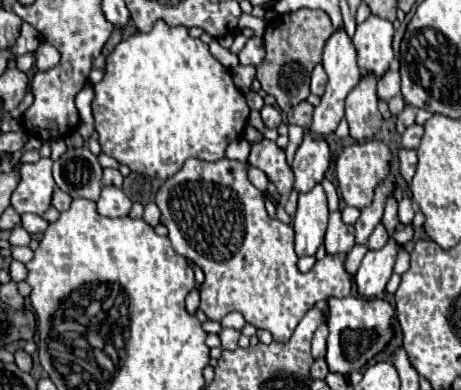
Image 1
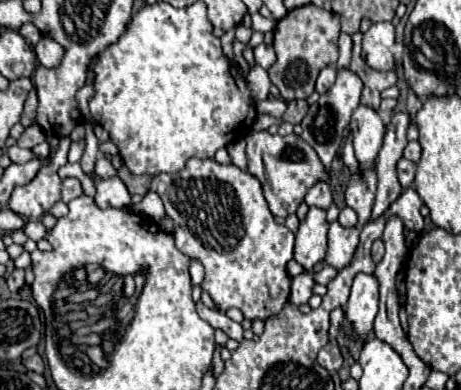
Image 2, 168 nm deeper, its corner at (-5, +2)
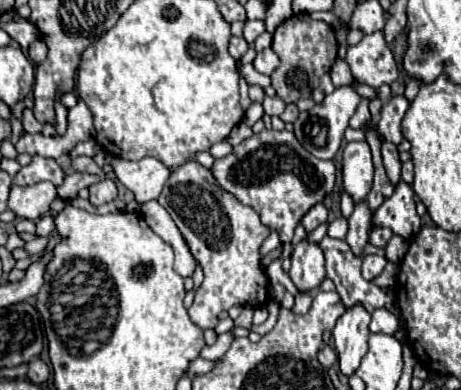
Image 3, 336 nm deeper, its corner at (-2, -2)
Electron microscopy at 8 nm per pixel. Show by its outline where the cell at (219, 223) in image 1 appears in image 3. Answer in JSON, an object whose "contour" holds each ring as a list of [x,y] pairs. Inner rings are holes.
{"contour":[[[194,160],[184,162],[168,178],[158,202],[172,216],[172,220],[178,226],[178,230],[182,232],[192,256],[204,270],[204,282],[200,284],[200,288],[196,288],[194,302],[188,308],[188,314],[194,324],[198,324],[204,330],[214,328],[218,324],[218,314],[224,310],[230,310],[234,304],[262,306],[270,300],[270,284],[268,284],[266,272],[260,266],[260,252],[258,252],[260,244],[268,238],[270,230],[260,222],[260,216],[252,208],[238,204],[238,200],[234,200],[234,196],[230,196],[230,192],[222,192],[222,188],[218,188],[218,184],[214,184],[214,176],[208,168],[204,168],[202,164],[198,164]]]}

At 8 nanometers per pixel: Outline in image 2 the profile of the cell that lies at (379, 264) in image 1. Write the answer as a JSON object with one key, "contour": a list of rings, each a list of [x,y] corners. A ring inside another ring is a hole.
{"contour":[[[357,274],[353,280],[351,296],[345,306],[347,320],[353,326],[353,332],[367,340],[367,334],[373,328],[373,320],[377,316],[377,304],[379,304],[379,282],[375,274]]]}

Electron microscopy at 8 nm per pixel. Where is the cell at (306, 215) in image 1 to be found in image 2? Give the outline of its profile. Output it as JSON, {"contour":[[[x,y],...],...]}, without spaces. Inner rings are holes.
{"contour":[[[311,206],[305,220],[299,224],[295,234],[295,260],[305,268],[313,268],[325,258],[329,222],[325,210]]]}

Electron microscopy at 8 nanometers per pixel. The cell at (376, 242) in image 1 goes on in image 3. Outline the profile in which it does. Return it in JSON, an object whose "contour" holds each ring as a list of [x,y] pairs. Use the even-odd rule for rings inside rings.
{"contour":[[[376,254],[364,256],[364,260],[362,260],[362,276],[364,276],[366,280],[374,280],[376,276],[382,274],[386,262],[388,262],[388,260],[386,260],[384,256],[376,256]]]}

